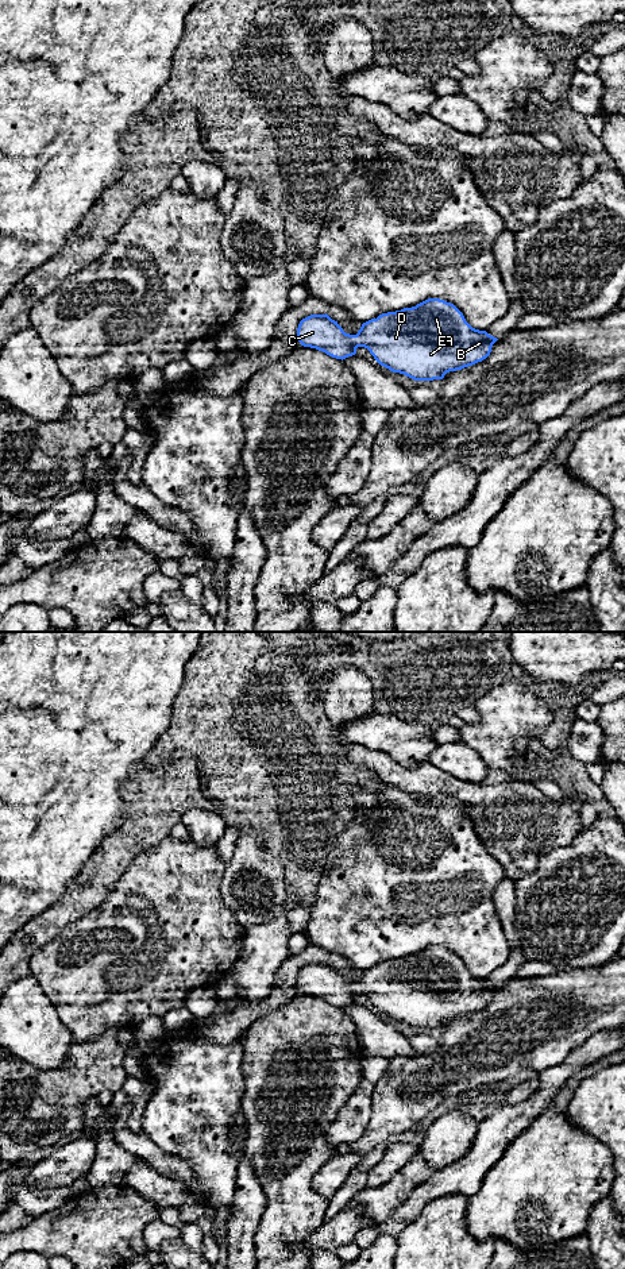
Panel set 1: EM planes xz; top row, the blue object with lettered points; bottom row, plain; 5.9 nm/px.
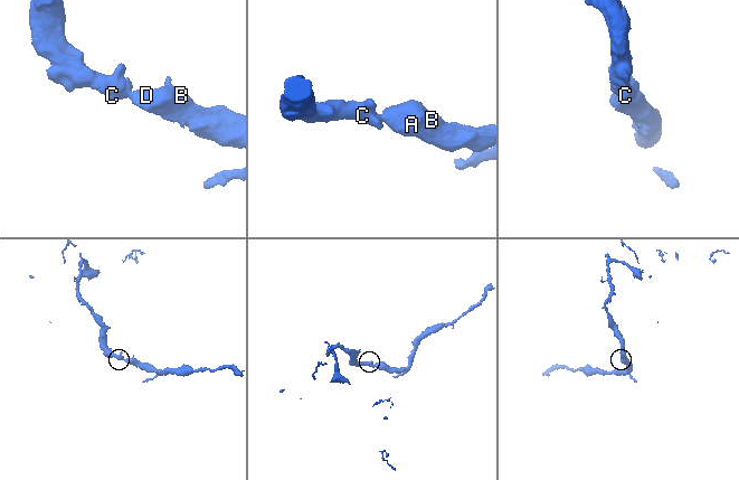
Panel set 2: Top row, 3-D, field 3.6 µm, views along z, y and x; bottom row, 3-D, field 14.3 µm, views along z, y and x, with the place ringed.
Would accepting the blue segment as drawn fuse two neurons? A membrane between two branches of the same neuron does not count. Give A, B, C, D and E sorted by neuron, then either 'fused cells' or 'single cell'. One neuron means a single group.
groups A B C D E; single cell

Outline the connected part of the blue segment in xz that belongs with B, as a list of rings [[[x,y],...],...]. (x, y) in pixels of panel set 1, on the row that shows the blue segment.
[[[428,298],[412,308],[382,313],[363,323],[356,335],[346,333],[327,313],[310,315],[300,321],[296,338],[304,347],[342,360],[355,355],[358,347],[364,347],[381,366],[414,381],[443,379],[450,371],[482,362],[498,340],[486,331],[472,328],[454,304],[440,298]]]

